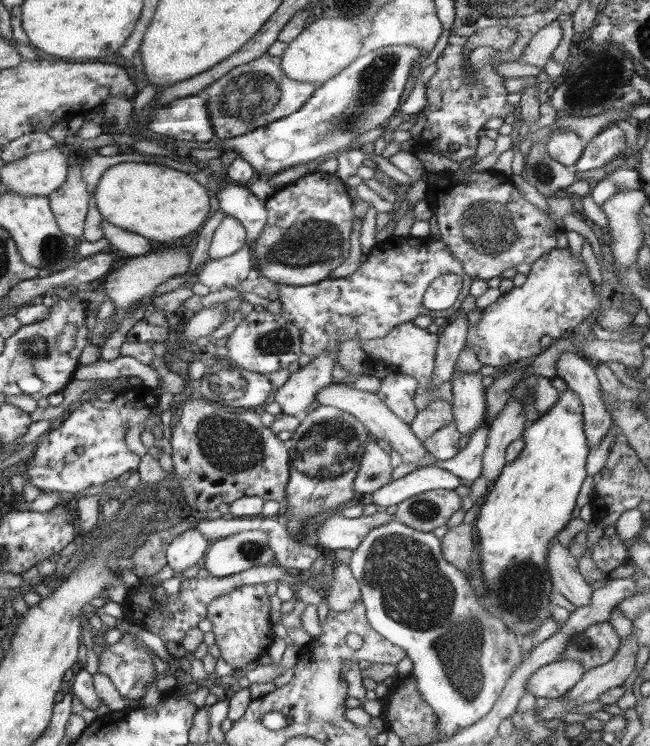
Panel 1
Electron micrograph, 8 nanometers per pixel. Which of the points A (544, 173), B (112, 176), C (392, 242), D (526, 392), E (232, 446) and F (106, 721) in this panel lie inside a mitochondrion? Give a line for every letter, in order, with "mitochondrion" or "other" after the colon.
A: mitochondrion
B: other
C: other
D: mitochondrion
E: mitochondrion
F: other

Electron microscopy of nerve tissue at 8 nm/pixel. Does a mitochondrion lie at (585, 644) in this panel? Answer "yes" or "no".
yes

